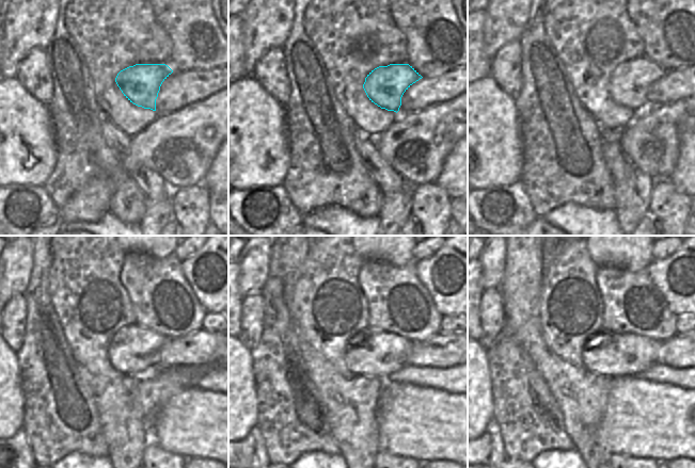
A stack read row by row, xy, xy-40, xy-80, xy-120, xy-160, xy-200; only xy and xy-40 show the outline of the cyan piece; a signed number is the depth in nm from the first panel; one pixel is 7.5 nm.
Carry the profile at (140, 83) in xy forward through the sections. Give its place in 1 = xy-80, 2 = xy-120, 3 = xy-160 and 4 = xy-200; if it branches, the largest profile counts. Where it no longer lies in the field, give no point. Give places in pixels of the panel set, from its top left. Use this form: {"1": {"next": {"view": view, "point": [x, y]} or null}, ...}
{"1": {"next": {"view": "xy-80", "point": [630, 82]}}, "2": {"next": {"view": "xy-120", "point": [135, 350]}}, "3": {"next": {"view": "xy-160", "point": [374, 353]}}, "4": {"next": {"view": "xy-200", "point": [609, 354]}}}

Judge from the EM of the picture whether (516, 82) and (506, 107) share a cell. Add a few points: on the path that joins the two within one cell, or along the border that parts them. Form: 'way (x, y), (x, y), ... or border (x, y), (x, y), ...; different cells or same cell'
border (493, 79), (515, 99); different cells

